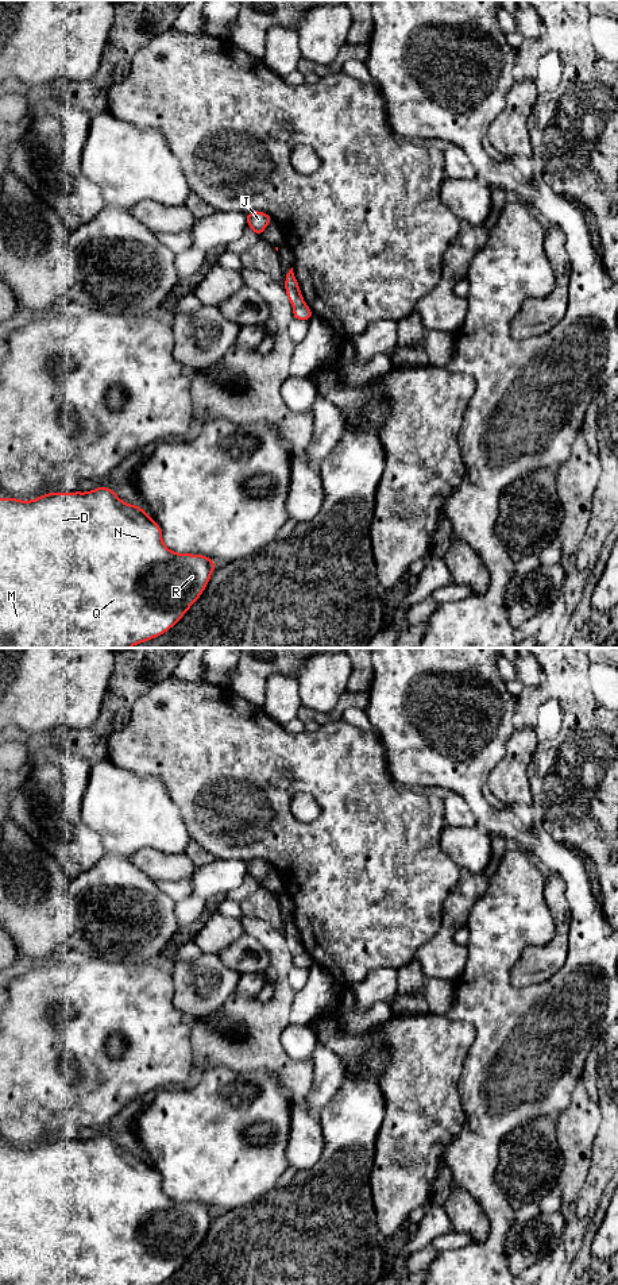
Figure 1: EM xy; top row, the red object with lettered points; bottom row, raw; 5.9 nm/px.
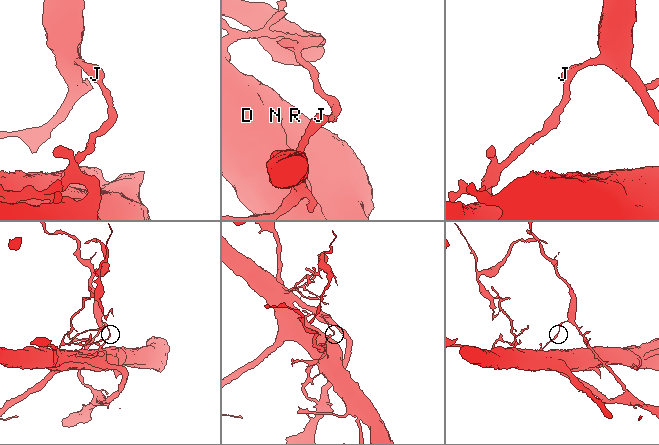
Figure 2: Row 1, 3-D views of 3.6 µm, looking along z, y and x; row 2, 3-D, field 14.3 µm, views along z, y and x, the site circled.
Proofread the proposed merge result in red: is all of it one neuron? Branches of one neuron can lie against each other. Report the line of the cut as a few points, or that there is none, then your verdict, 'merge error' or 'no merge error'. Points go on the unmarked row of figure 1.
cut xy (304, 952), (294, 956); merge error

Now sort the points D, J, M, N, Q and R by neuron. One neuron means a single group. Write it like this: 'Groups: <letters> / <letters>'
Groups: D M N Q R / J

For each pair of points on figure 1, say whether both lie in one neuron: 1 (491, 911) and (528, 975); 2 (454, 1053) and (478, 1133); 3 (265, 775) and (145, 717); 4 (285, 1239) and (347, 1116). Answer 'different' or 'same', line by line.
1: different
2: different
3: same
4: same

